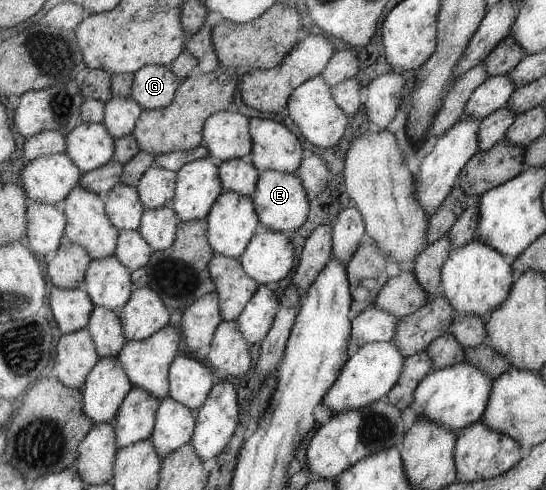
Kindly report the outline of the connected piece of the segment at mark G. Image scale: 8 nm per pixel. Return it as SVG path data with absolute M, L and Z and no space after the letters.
M145 65L134 74L132 95L144 109L165 108L175 98L181 81L171 66Z

